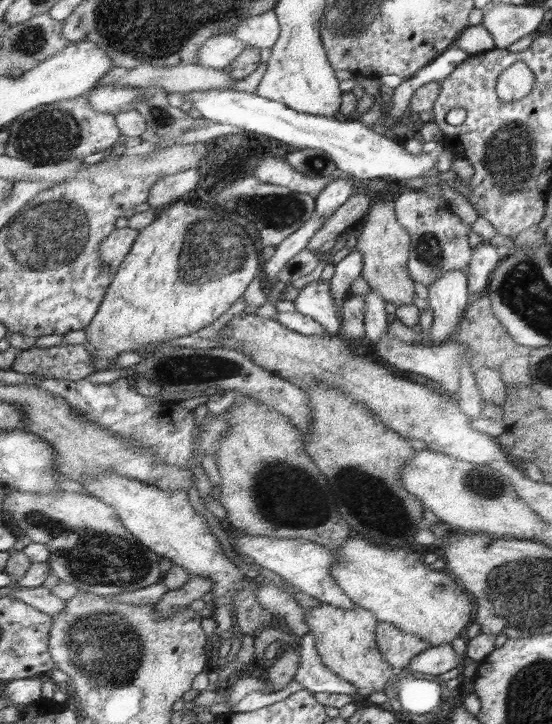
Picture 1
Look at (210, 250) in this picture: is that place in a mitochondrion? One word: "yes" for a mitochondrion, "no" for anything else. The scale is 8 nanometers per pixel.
yes

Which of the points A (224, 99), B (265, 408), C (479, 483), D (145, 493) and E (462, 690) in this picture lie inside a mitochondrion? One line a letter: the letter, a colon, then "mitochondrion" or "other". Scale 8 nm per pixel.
A: other
B: other
C: mitochondrion
D: other
E: other

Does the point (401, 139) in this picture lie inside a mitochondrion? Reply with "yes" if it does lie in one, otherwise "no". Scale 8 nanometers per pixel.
no

